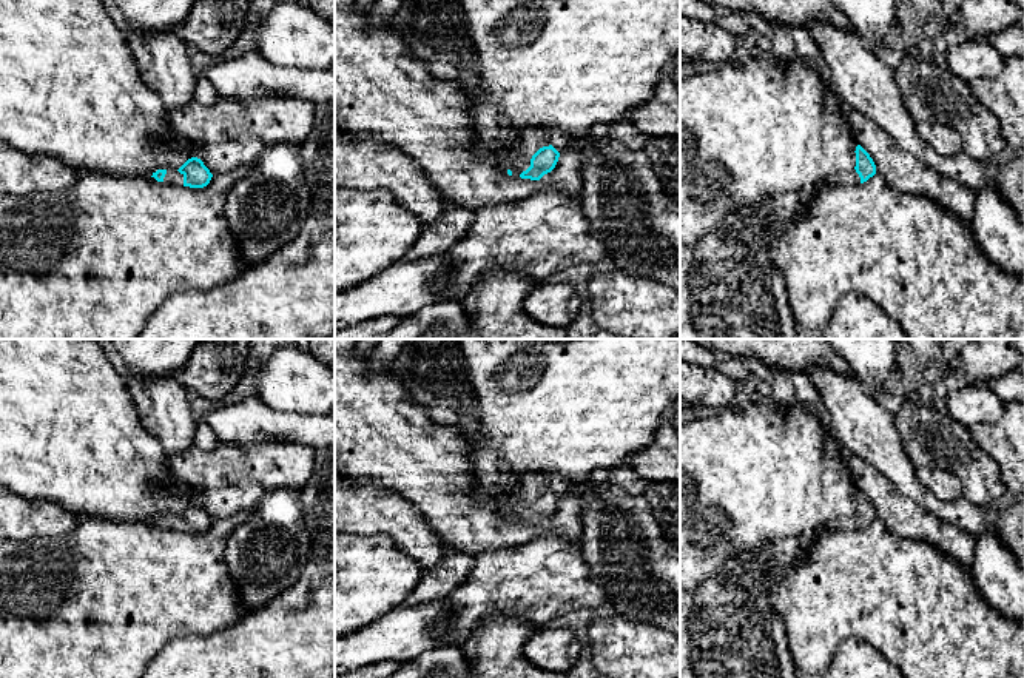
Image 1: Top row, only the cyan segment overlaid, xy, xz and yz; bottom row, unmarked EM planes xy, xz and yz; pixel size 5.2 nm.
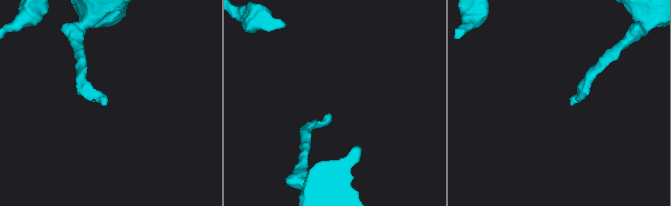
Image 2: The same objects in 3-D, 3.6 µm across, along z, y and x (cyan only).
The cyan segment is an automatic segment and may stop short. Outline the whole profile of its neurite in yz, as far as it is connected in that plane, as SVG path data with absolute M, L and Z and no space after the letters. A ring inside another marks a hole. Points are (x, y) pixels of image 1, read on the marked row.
M856 146L856 166L851 171L842 171L842 173L836 173L830 177L827 177L822 183L816 185L813 190L810 190L808 193L800 196L800 202L799 202L799 213L803 213L810 203L811 194L822 185L857 185L857 183L864 183L867 182L870 177L873 177L876 174L876 165L873 162L873 159L870 157L870 154L861 146Z

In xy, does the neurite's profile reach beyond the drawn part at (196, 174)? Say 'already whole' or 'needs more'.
needs more

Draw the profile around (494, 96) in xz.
M460 0L460 3L467 17L472 46L478 51L478 69L469 79L458 82L469 94L472 125L478 139L477 149L484 156L498 151L500 117L506 117L518 136L526 129L541 128L560 129L569 139L577 139L609 128L621 114L628 114L654 96L662 77L672 71L674 59L680 52L680 0Z

